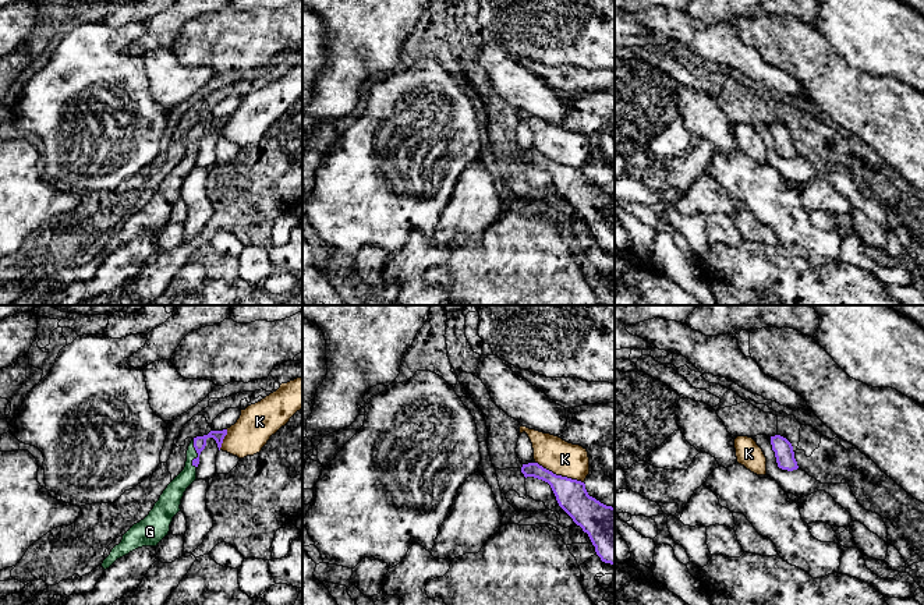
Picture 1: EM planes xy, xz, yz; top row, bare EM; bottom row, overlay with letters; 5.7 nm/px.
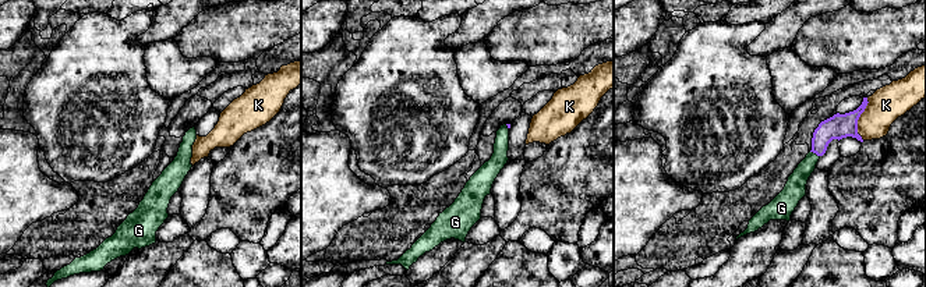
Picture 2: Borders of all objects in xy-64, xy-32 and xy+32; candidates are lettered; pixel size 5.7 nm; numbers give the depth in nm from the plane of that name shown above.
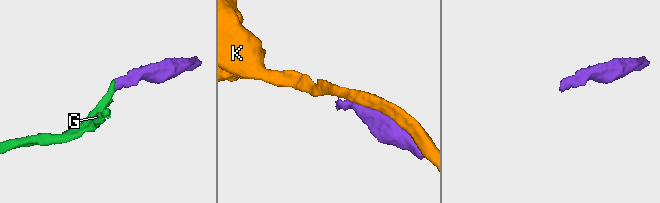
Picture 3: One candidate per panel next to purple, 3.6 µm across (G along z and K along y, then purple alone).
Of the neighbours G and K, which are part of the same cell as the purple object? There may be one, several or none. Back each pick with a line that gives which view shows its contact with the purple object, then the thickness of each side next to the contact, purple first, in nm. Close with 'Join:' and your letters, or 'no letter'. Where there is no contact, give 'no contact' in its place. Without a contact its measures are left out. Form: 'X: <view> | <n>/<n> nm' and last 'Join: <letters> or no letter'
G: xy | 80/100 nm
Join: G

